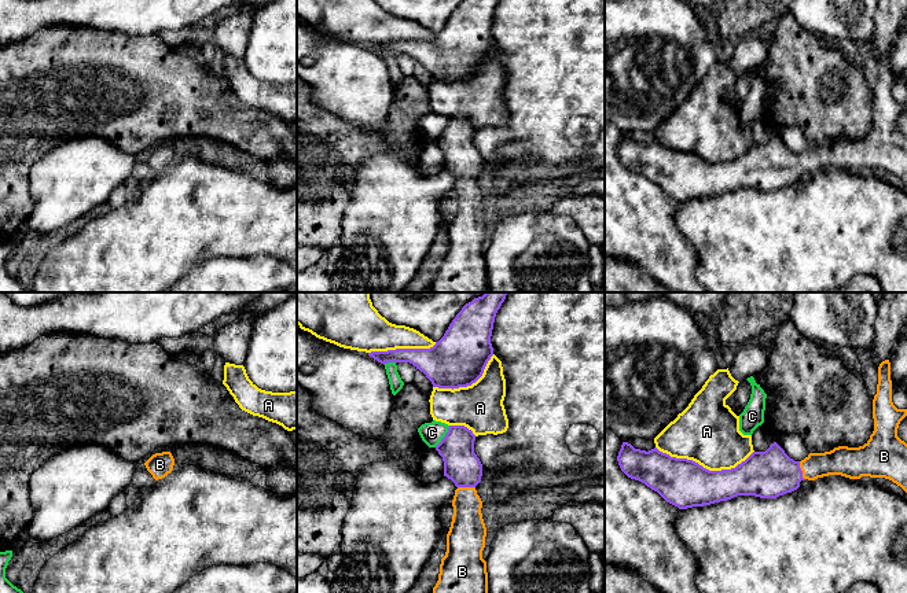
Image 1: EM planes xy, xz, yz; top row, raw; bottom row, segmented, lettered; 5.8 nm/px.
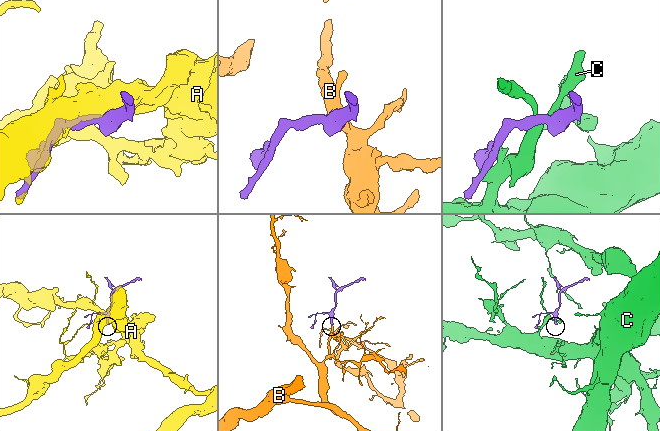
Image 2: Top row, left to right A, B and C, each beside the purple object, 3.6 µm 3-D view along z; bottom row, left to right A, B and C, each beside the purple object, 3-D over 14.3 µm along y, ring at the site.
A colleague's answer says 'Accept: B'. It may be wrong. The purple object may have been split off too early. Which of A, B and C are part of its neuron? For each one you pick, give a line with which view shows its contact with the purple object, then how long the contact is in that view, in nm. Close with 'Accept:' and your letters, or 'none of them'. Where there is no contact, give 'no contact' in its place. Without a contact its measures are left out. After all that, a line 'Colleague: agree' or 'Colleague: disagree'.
B: contact in xz; length 100 nm
Accept: B
Colleague: agree

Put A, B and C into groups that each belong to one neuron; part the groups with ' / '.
A / B / C

